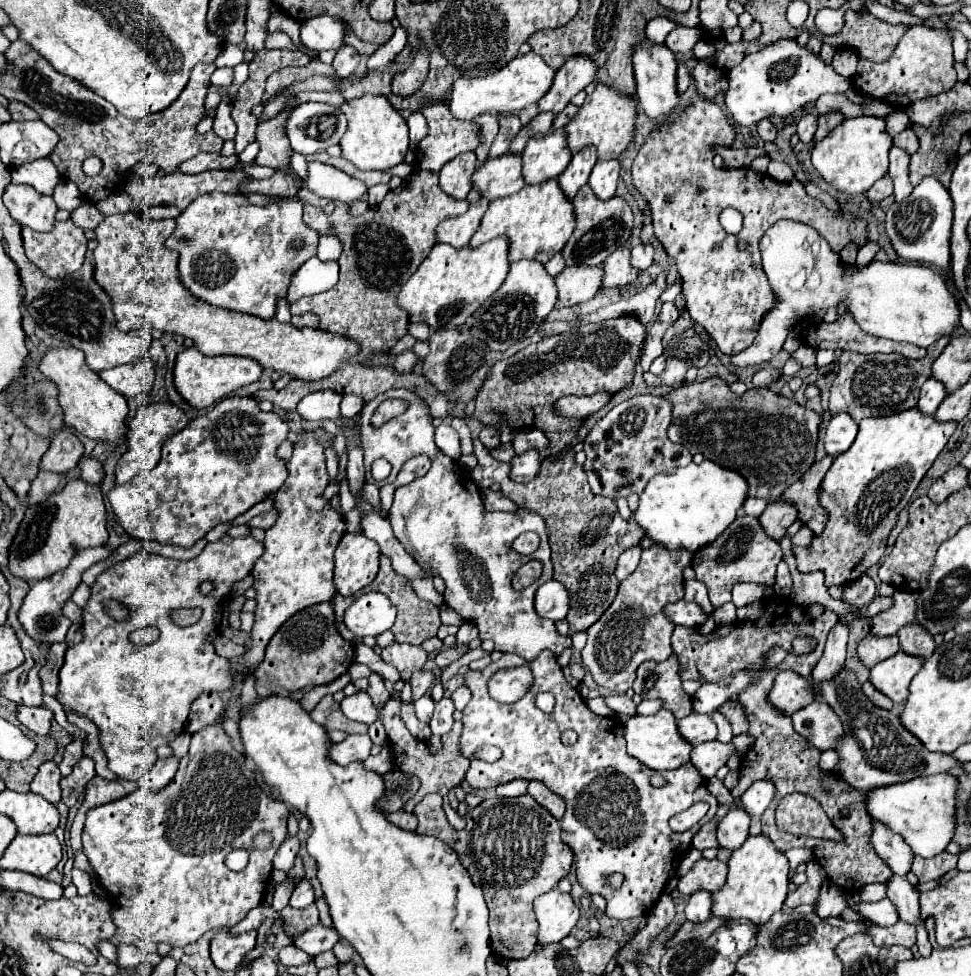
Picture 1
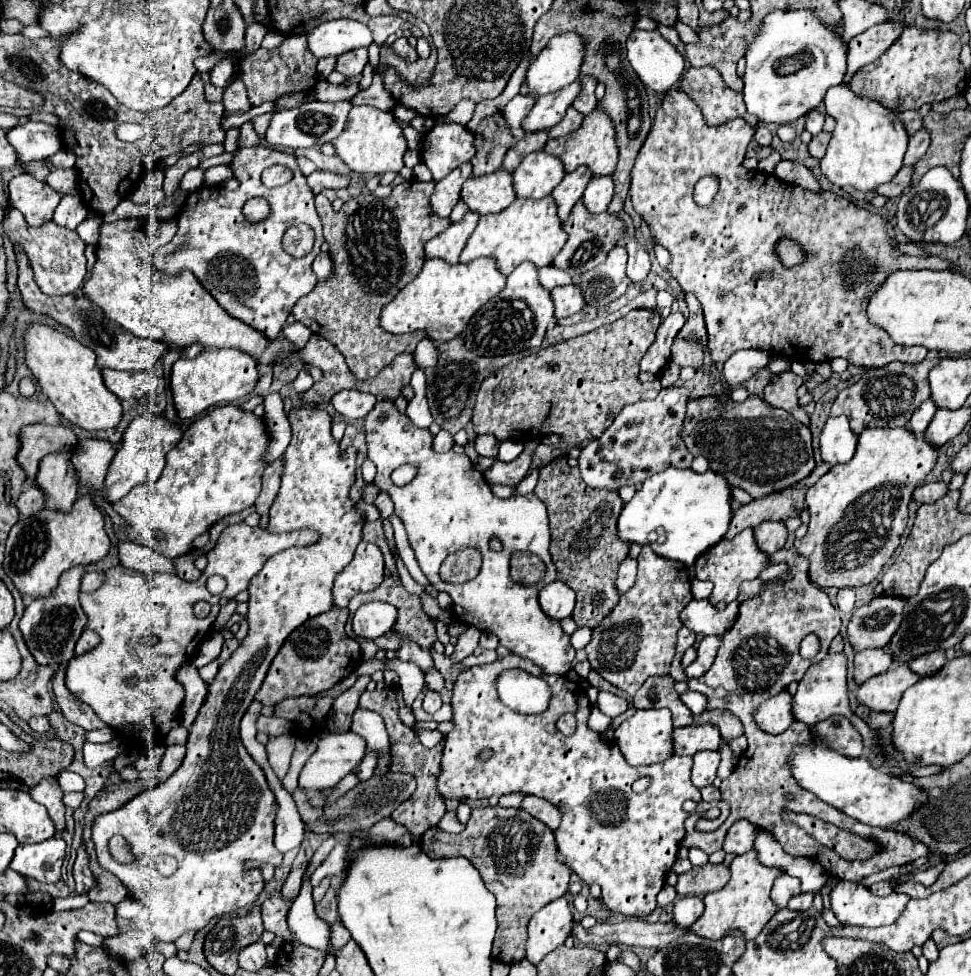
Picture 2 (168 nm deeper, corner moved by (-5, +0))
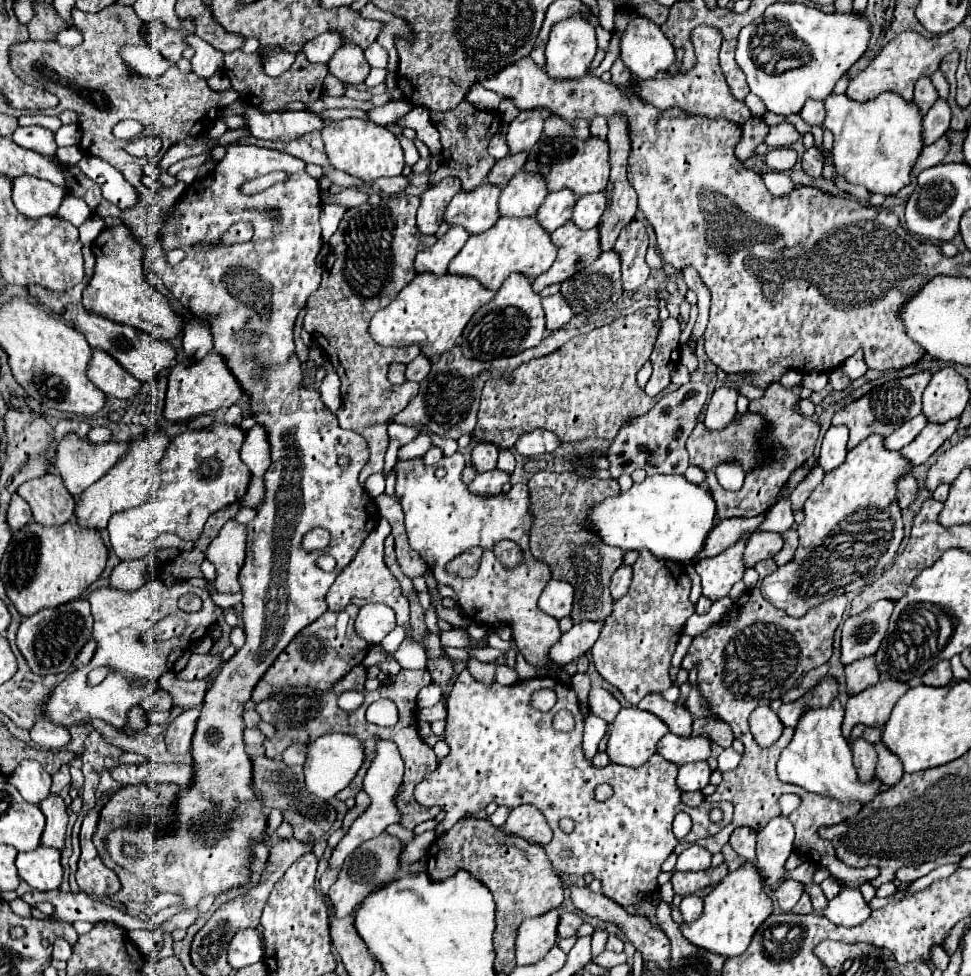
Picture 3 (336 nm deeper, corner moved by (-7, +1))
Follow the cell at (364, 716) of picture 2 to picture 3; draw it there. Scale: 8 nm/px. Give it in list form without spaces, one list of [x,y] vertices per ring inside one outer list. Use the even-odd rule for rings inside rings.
[[[384,740],[384,742],[378,742],[376,758],[374,758],[374,762],[372,762],[372,766],[368,768],[368,774],[366,774],[366,778],[364,778],[364,792],[372,798],[372,804],[370,804],[370,808],[350,826],[348,834],[344,836],[344,840],[336,846],[336,850],[334,850],[332,858],[330,858],[330,866],[340,868],[340,866],[344,864],[346,856],[348,856],[350,852],[354,852],[354,848],[358,848],[364,840],[370,840],[370,838],[382,834],[382,832],[386,830],[386,826],[390,826],[390,824],[394,824],[394,822],[400,822],[402,814],[400,814],[400,810],[398,810],[396,804],[394,804],[394,794],[396,794],[398,786],[402,784],[402,774],[404,774],[404,762],[402,762],[402,758],[400,758],[400,752],[398,752],[396,744],[394,744],[394,742],[386,742],[386,740]]]

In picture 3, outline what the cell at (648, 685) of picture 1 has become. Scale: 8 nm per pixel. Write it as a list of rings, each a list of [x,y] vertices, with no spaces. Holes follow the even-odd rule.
[[[660,694],[642,698],[638,708],[660,718],[668,726],[668,730],[676,736],[690,736],[690,732],[692,732],[692,714],[684,706],[662,700]]]

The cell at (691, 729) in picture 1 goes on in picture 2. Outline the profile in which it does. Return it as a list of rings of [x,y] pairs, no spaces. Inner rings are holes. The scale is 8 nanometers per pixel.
[[[708,723],[676,727],[672,739],[674,739],[674,755],[694,755],[702,749],[718,749],[722,741],[718,729]]]

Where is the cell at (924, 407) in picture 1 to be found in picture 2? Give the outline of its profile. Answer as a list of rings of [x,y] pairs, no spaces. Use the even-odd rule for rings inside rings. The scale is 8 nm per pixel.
[[[926,399],[926,401],[914,411],[914,415],[912,415],[908,427],[910,427],[916,435],[924,433],[926,427],[928,427],[928,423],[932,421],[934,413],[936,413],[936,405],[934,405],[934,401],[932,401],[932,399]]]

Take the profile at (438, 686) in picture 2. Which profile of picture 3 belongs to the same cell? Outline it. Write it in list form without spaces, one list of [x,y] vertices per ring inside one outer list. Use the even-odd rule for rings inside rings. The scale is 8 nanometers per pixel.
[[[404,640],[400,644],[400,648],[394,652],[394,660],[402,666],[402,668],[426,668],[426,652],[424,648],[416,642],[416,640]]]

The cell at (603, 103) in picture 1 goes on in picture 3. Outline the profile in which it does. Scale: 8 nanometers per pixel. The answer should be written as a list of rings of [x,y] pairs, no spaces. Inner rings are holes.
[[[542,136],[538,144],[534,144],[534,148],[528,152],[524,172],[540,174],[546,180],[548,192],[558,192],[564,188],[572,190],[576,196],[600,192],[606,188],[606,180],[610,174],[606,140],[590,138],[586,142],[580,142],[580,140],[568,140],[568,138]]]

